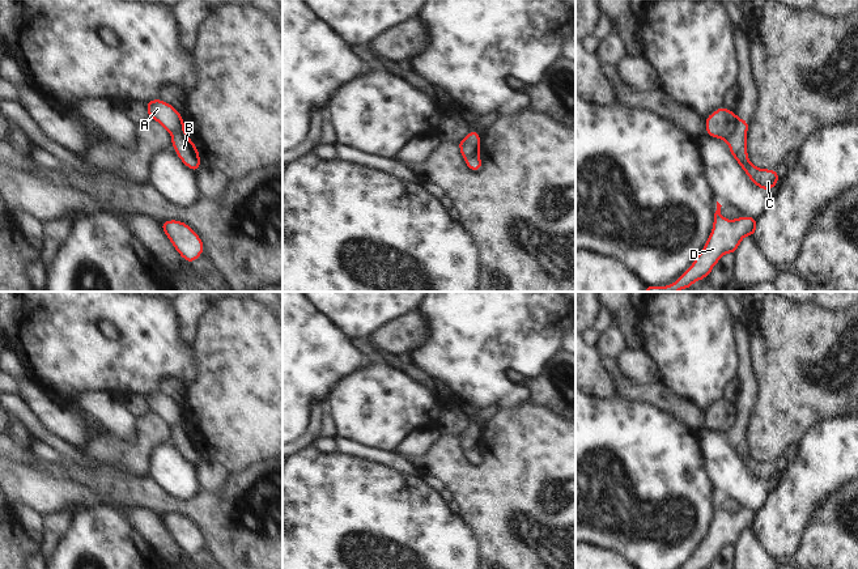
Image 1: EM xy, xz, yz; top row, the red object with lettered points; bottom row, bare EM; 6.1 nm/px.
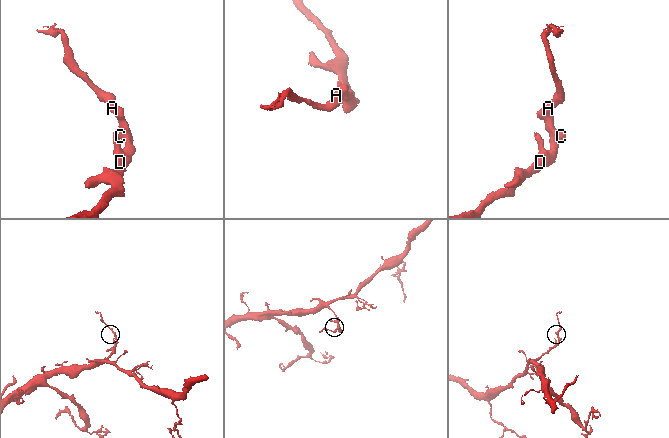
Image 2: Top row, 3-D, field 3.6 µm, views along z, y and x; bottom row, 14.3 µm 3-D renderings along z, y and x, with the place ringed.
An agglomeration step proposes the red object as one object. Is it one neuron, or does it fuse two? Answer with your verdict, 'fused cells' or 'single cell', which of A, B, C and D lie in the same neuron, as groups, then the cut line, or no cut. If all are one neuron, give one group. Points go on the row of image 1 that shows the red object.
fused cells; A / B C D; cut in yz along (738, 119), (735, 130), (726, 140)

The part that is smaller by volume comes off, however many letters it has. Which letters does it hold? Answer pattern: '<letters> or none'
A

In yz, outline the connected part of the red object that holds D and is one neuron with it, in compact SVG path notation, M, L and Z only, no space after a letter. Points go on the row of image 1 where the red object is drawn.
M717 201L713 229L692 266L675 283L666 286L645 285L645 292L678 292L680 289L691 289L695 281L702 281L704 277L710 276L713 267L725 254L735 254L746 235L755 237L757 218L740 216L735 220L726 220L721 215L721 207Z

